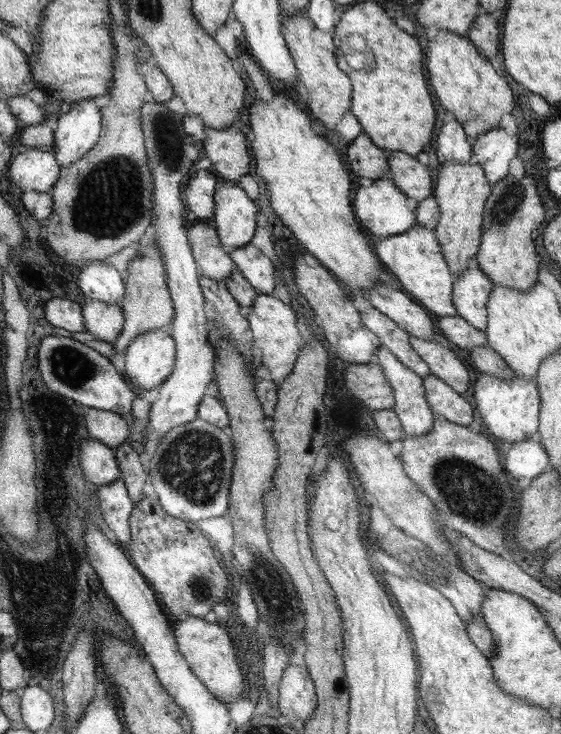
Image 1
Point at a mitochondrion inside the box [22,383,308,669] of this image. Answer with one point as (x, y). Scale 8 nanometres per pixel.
(193, 464)

